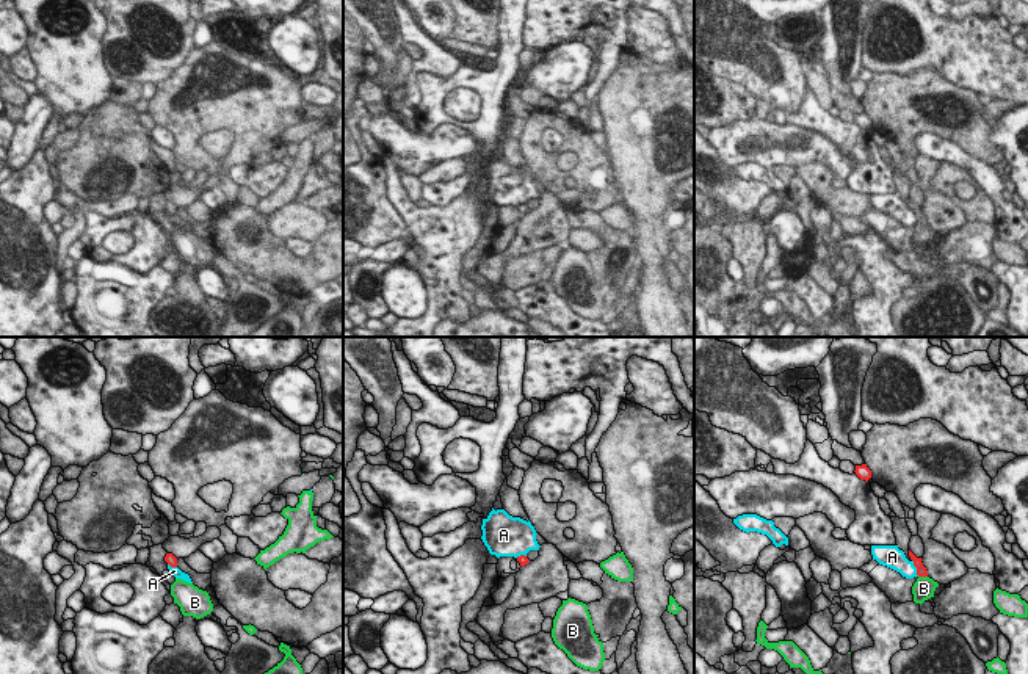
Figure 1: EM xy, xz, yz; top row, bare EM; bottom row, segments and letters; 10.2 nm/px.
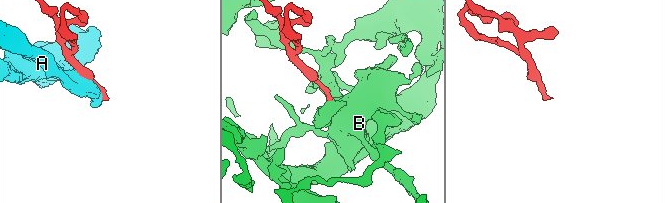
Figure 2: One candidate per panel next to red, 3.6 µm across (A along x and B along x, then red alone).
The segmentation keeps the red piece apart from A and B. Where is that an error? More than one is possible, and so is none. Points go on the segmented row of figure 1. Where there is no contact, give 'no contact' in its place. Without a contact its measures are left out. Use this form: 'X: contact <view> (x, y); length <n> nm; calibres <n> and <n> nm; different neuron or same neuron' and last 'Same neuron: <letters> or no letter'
A: contact yz (915, 566); length 190 nm; calibres 100 and 220 nm; different neuron
B: contact yz (923, 576); length 100 nm; calibres 100 and 220 nm; same neuron
Same neuron: B

